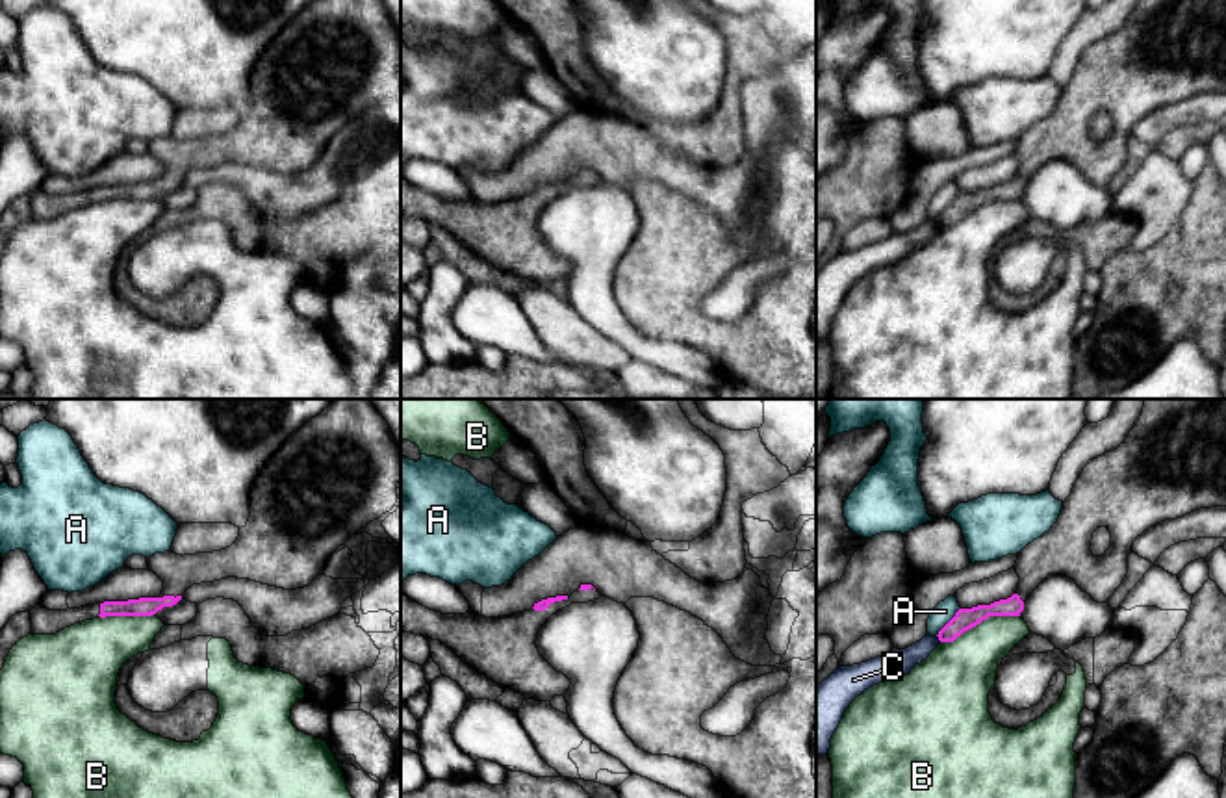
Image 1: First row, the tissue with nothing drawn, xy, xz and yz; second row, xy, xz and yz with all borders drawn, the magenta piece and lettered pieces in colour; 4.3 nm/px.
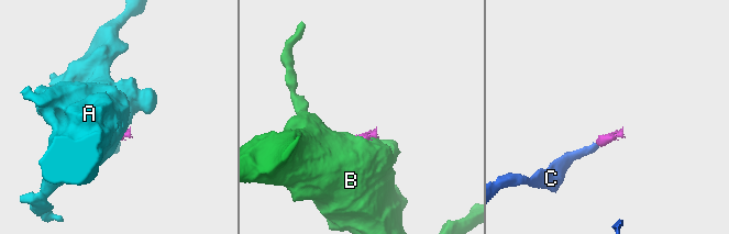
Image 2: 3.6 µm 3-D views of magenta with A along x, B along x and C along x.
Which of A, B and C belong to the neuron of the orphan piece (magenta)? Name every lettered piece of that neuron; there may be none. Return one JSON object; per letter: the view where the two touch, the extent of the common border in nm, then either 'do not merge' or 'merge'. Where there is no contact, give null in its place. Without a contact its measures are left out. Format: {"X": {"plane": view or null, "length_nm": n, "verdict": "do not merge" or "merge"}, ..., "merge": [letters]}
{"A": {"plane": "yz", "length_nm": 170, "verdict": "do not merge"}, "B": {"plane": "yz", "length_nm": 360, "verdict": "do not merge"}, "C": {"plane": "yz", "length_nm": 40, "verdict": "do not merge"}, "merge": []}

